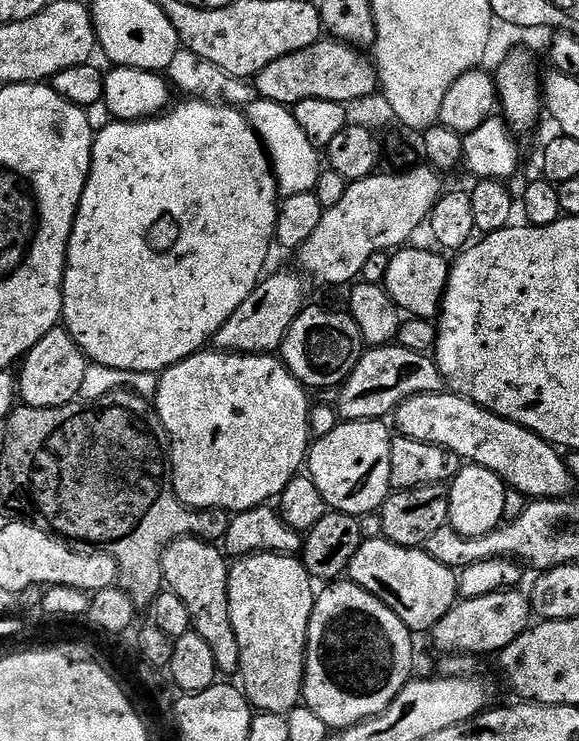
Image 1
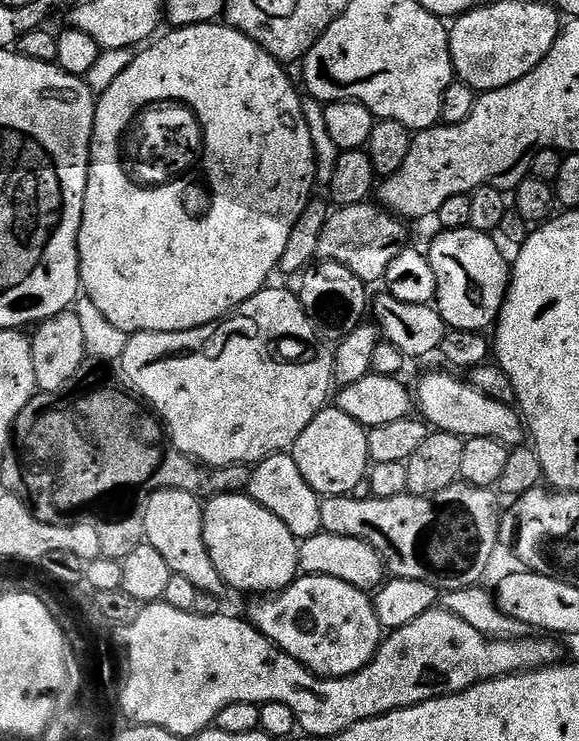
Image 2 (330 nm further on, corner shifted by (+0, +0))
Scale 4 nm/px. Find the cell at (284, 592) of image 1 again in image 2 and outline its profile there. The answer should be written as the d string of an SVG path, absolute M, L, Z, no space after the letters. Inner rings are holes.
M223 492L221 496L211 497L204 504L204 521L202 534L206 538L206 550L210 550L210 558L218 574L222 574L225 585L229 589L237 588L240 592L260 592L256 594L277 594L284 588L289 588L301 575L300 544L286 530L283 522L278 522L270 510L258 506L246 494L238 492Z

